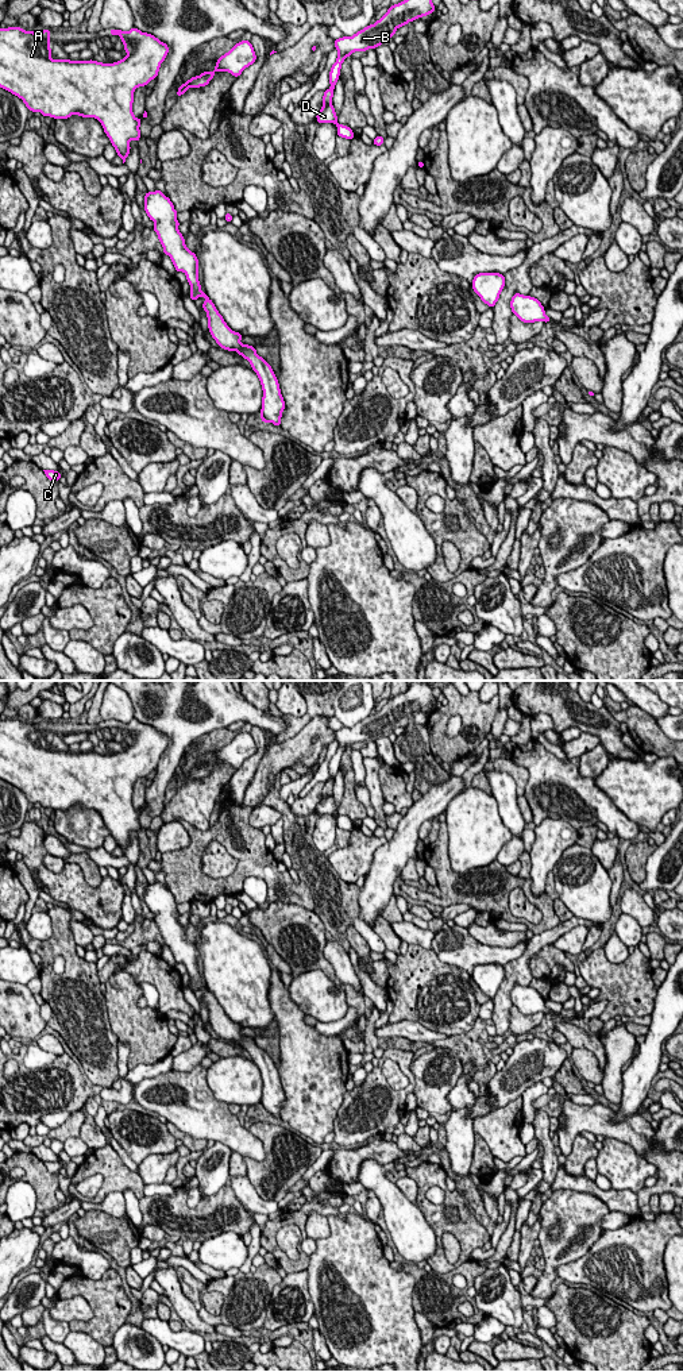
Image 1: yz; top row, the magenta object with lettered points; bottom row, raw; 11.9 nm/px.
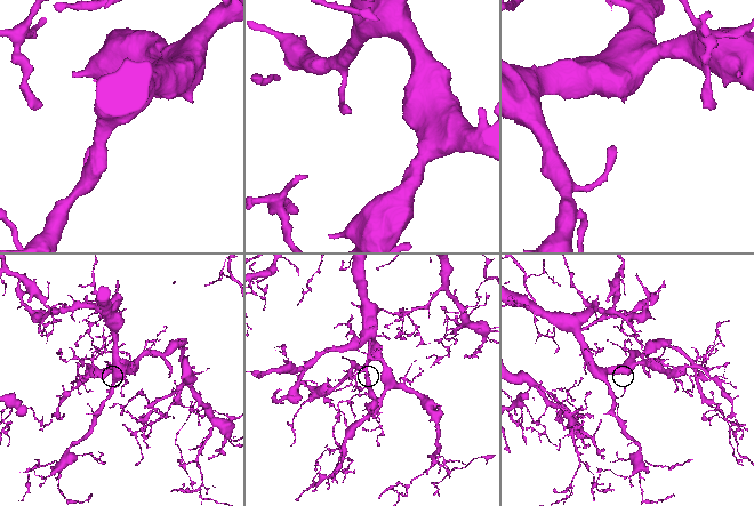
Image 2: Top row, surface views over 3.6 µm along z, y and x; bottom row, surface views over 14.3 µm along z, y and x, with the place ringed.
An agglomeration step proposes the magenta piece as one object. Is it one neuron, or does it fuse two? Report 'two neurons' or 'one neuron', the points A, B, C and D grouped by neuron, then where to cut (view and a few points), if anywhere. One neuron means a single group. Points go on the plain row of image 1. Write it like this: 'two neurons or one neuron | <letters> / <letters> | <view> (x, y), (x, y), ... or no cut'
two neurons | A B C / D | yz (323, 796), (331, 797)

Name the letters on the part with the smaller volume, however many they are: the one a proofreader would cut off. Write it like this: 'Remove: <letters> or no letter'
Remove: D

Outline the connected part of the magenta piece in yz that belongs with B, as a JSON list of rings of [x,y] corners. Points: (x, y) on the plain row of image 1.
[[[413,682],[405,693],[389,698],[387,704],[374,716],[364,718],[352,728],[335,731],[333,736],[339,745],[329,762],[331,779],[324,782],[323,797],[332,797],[335,776],[340,768],[342,755],[347,748],[351,748],[354,743],[377,740],[386,729],[393,729],[398,718],[436,702],[429,683]]]

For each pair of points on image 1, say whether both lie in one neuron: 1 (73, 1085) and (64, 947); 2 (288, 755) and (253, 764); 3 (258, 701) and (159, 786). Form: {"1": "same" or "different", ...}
{"1": "different", "2": "different", "3": "different"}

